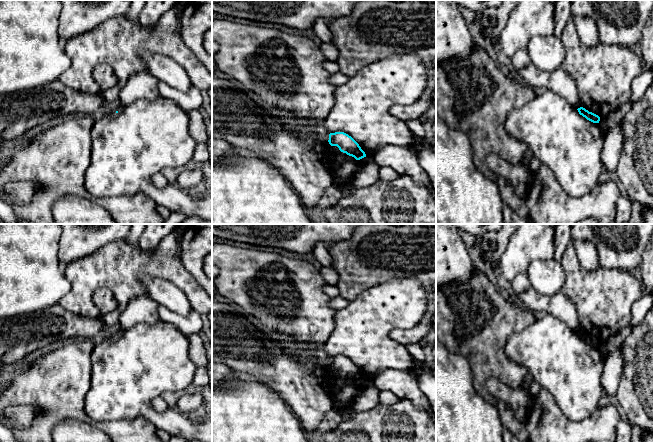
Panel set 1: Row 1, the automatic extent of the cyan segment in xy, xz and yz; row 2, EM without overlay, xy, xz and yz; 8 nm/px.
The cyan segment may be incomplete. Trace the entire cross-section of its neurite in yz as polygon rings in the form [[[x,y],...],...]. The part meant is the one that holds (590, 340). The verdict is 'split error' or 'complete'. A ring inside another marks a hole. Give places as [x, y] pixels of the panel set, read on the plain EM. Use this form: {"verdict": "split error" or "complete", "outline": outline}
{"verdict": "complete", "outline": [[[580,331],[577,333],[579,338],[585,341],[587,344],[593,346],[593,347],[599,347],[600,341],[592,336],[589,336],[583,331]]]}

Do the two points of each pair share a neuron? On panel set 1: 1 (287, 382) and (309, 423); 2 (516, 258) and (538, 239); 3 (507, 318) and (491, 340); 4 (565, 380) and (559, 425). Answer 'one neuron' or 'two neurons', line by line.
1: one neuron
2: one neuron
3: one neuron
4: two neurons

